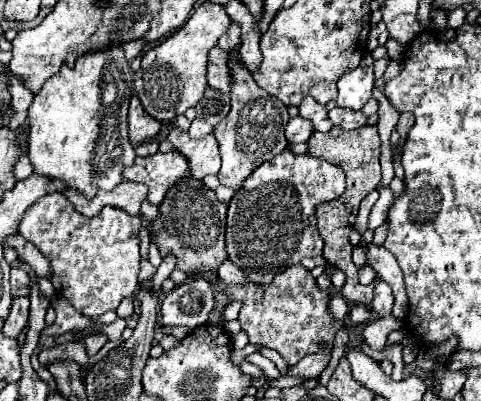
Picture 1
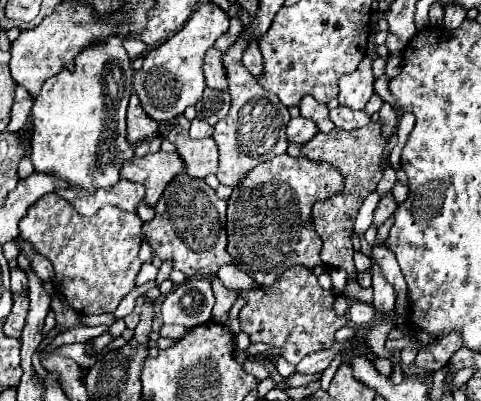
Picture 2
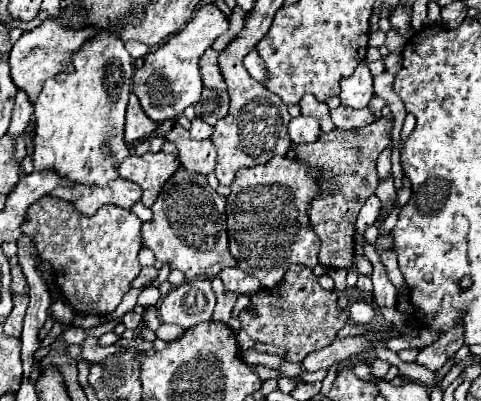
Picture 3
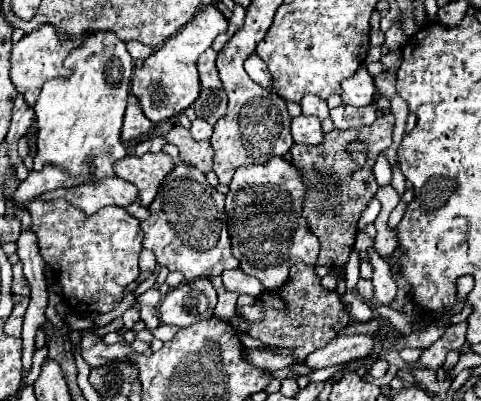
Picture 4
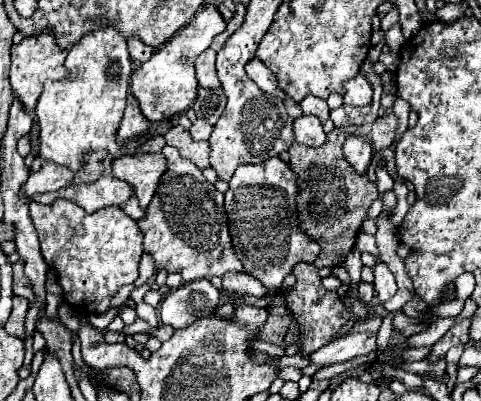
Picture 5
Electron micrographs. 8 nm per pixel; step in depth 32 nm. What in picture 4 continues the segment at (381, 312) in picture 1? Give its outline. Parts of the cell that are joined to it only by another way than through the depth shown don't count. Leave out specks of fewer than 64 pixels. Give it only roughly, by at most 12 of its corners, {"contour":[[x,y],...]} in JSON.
{"contour":[[368,250],[374,268],[374,300],[388,304],[396,296],[390,266]]}

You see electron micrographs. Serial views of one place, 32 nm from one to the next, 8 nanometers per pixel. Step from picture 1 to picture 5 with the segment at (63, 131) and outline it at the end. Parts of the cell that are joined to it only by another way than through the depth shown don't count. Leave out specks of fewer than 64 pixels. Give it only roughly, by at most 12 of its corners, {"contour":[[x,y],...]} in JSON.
{"contour":[[106,26],[82,36],[44,88],[40,156],[84,168],[120,156],[116,128],[132,62]]}

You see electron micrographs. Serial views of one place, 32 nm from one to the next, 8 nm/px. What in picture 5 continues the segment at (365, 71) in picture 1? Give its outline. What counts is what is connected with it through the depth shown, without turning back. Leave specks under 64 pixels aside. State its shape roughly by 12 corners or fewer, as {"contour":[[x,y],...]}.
{"contour":[[358,74],[348,80],[344,104],[368,106],[372,86]]}

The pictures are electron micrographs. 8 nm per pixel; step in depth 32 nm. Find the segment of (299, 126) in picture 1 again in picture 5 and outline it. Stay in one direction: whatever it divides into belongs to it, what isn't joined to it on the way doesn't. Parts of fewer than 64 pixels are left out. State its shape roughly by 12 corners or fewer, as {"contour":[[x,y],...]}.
{"contour":[[316,116],[294,120],[296,142],[318,148],[326,132]]}

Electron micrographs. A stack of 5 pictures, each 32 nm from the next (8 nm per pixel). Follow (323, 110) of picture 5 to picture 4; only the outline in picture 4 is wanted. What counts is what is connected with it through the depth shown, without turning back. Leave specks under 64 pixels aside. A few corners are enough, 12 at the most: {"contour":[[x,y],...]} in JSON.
{"contour":[[304,96],[300,106],[302,114],[318,116],[322,130],[334,130],[330,108],[324,100]]}

